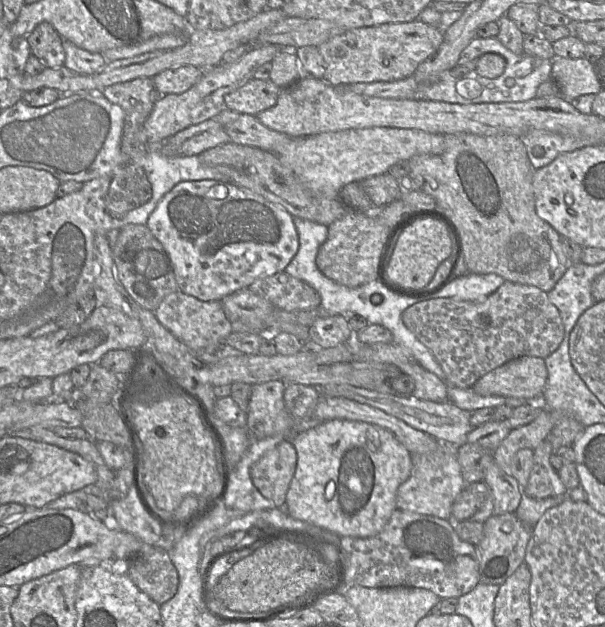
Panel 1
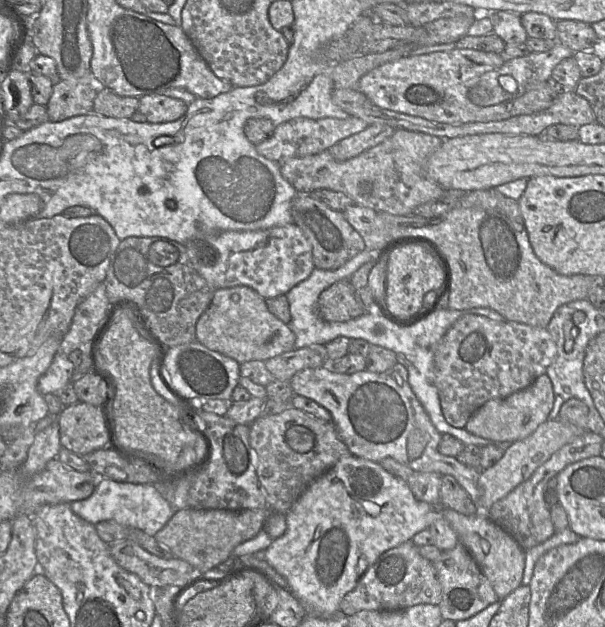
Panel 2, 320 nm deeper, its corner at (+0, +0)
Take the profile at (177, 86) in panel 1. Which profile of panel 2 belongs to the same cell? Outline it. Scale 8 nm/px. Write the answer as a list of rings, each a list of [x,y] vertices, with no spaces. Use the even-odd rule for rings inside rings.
[[[151,94],[140,98],[139,108],[150,123],[173,122],[183,116],[189,105],[164,94]]]

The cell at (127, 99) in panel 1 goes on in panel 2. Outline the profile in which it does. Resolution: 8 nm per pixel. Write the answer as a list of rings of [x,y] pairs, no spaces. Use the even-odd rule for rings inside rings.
[[[104,87],[94,100],[94,112],[112,118],[131,118],[138,110],[139,102],[140,98],[120,96]]]

